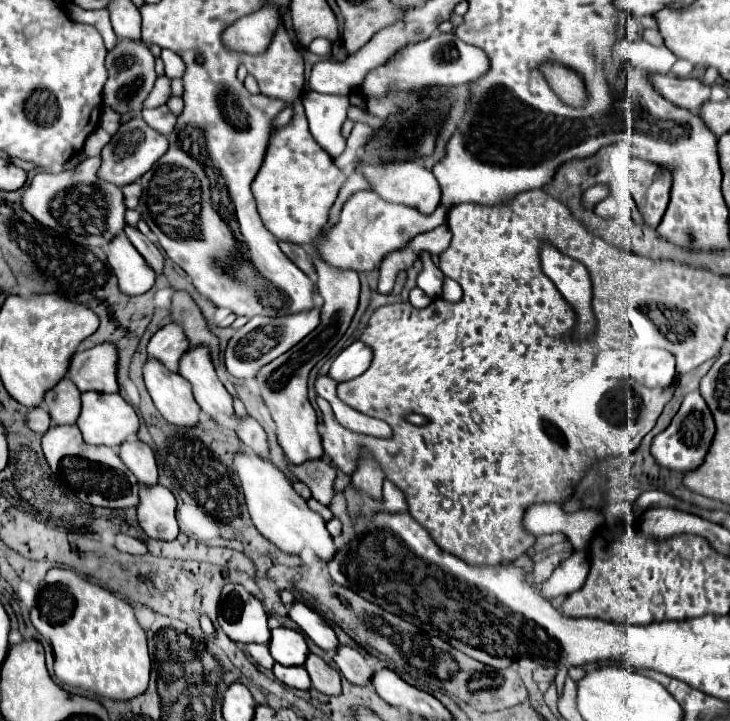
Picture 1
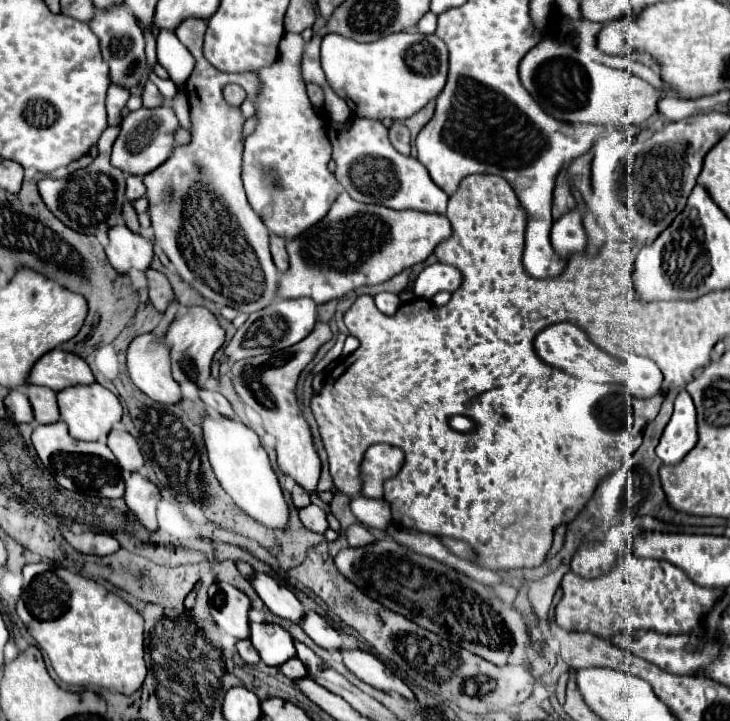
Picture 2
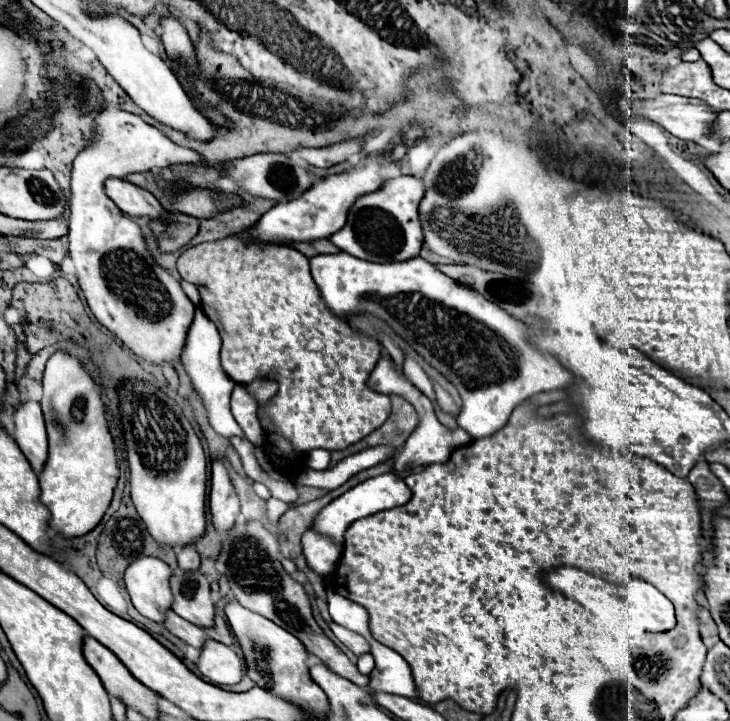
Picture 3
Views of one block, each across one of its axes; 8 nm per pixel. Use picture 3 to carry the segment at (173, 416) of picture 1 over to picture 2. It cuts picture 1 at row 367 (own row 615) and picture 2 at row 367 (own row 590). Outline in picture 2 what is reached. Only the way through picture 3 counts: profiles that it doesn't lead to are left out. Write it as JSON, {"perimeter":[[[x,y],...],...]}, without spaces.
{"perimeter":[[[152,332],[136,336],[128,348],[128,372],[132,382],[158,404],[178,404],[180,386],[170,372],[168,346]]]}

